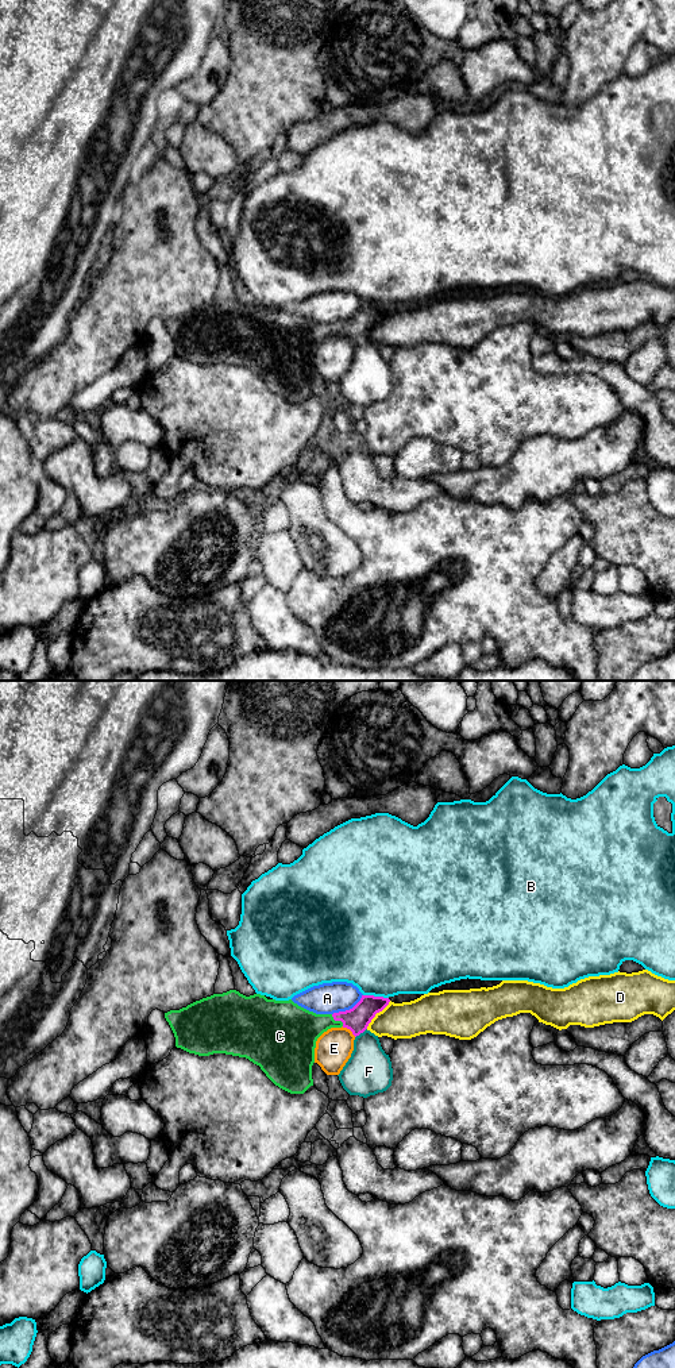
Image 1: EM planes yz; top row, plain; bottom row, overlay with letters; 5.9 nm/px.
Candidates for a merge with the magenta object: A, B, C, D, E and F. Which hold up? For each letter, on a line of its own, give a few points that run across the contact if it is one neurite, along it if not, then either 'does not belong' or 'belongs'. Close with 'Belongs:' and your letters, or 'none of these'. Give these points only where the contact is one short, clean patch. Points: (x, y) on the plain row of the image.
A: line yz (362, 303), (351, 316), (332, 323); does not belong
B: does not belong
C: line yz (357, 328), (338, 328), (297, 338); belongs
D: does not belong
E: line yz (342, 335), (346, 335), (355, 345); does not belong
F: line yz (366, 336), (355, 346); does not belong
Belongs: C

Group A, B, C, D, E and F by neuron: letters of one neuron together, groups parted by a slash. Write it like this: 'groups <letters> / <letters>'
groups A / B / C / D / E / F

